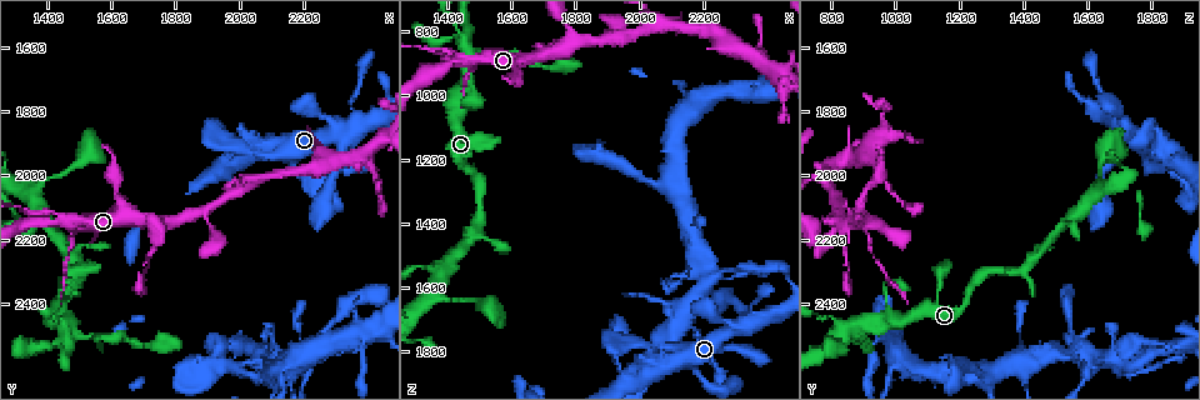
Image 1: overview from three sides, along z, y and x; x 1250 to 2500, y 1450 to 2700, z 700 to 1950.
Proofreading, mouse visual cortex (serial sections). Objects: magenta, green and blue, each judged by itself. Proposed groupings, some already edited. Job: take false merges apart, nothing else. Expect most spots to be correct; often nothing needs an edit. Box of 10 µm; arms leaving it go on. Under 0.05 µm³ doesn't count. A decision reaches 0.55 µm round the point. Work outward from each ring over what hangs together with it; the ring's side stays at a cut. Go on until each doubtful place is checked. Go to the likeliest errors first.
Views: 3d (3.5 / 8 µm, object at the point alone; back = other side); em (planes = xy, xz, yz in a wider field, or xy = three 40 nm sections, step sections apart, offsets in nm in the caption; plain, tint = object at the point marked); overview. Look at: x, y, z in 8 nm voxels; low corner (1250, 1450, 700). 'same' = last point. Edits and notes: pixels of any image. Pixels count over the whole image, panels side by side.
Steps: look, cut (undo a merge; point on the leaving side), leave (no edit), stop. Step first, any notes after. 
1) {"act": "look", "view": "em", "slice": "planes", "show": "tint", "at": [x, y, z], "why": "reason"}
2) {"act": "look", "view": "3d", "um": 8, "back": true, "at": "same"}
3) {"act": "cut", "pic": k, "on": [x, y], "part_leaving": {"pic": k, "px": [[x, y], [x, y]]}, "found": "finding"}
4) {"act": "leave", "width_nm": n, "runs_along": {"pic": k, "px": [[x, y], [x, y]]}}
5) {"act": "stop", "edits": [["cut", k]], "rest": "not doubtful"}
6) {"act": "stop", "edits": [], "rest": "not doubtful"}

{"act": "look", "view": "3d", "um": 3.5, "at": [1420, 2150, 900], "why": "branch point"}

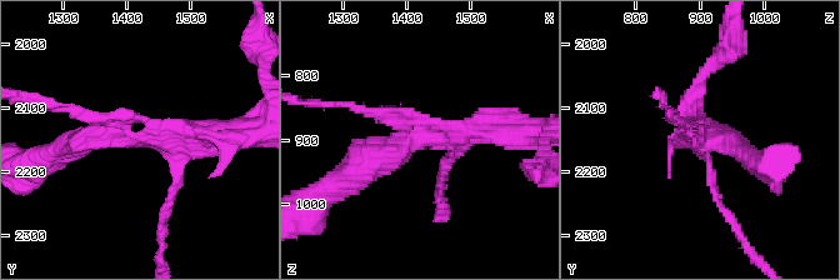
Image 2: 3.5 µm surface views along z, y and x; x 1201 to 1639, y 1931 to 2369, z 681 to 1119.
{"act": "look", "view": "em", "slice": "xy", "step": 2, "show": "tint", "at": [1415, 2150, 900], "arms": 3, "arm_widths_nm": [100, 250, 300], "why": "need the tissue"}

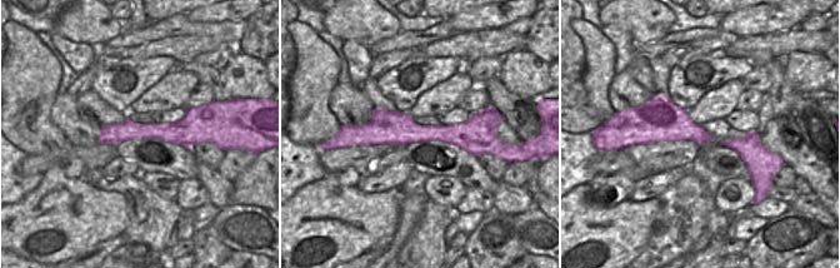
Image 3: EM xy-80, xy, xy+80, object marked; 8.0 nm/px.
{"act": "leave", "runs_along": {"pic": 2, "px": [[496, 131], [416, 138], [348, 176]]}, "found": "all the same cell"}

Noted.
{"act": "look", "view": "3d", "um": 3.5, "at": [1800, 2140, 830], "why": "thick turns thin"}

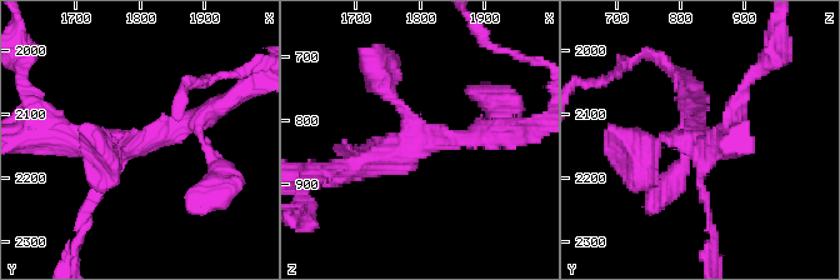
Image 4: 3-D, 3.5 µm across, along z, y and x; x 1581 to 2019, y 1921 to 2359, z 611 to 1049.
{"act": "look", "view": "em", "slice": "xy", "step": 5, "show": "tint", "at": [1800, 2140, 830]}

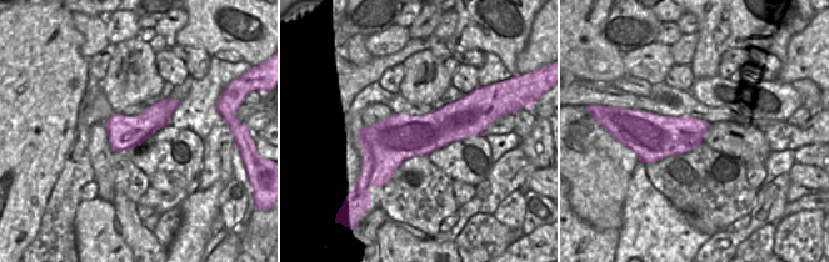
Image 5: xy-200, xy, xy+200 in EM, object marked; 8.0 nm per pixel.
{"act": "leave", "runs_along": {"pic": 5, "px": [[484, 120], [400, 136], [365, 166]]}, "found": "all the same cell"}

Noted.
{"act": "look", "view": "3d", "um": 3.5, "at": [1900, 2150, 810], "why": "a narrow waist"}

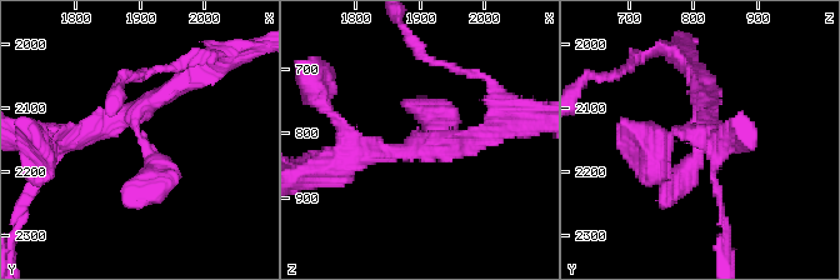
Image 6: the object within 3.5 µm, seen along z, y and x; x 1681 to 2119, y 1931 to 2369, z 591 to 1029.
{"act": "look", "view": "em", "slice": "xy", "step": 5, "show": "tint", "at": [1895, 2155, 810], "why": "shape alone is not enough"}

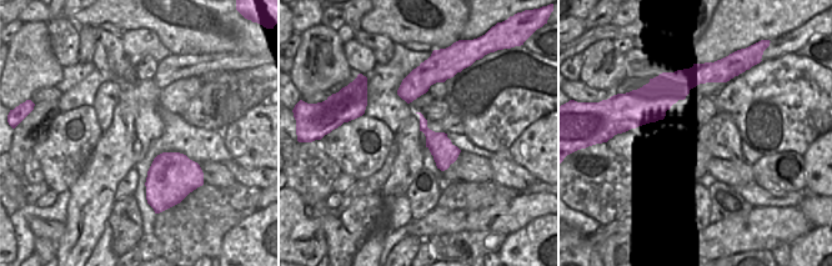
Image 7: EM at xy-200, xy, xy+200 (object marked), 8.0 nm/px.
{"act": "leave", "runs_along": {"pic": 6, "px": [[86, 131], [133, 116], [155, 178], [125, 204]]}, "found": "one cell here"}

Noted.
{"act": "look", "view": "3d", "um": 3.5, "at": [2020, 2040, 790], "why": "thick turns thin"}

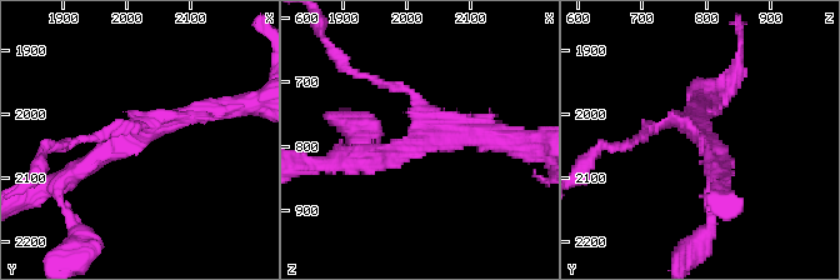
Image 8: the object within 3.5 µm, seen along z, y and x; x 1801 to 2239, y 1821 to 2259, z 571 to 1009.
{"act": "look", "view": "em", "slice": "xy", "step": 3, "show": "tint", "at": [2030, 2035, 795]}

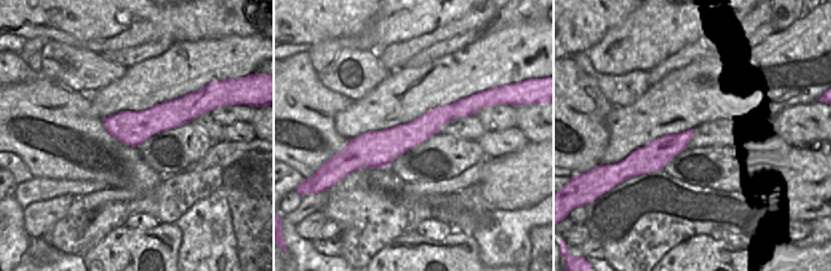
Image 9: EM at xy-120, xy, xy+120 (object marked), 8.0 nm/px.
{"act": "leave", "arm_widths_nm": [100, 200, 250], "runs_along": {"pic": 8, "px": [[71, 175], [198, 109], [221, 109]]}, "found": "continuous, no second cell"}

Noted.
{"act": "look", "view": "3d", "um": 3.5, "at": [1480, 2490, 860], "why": "looks like a crossing"}

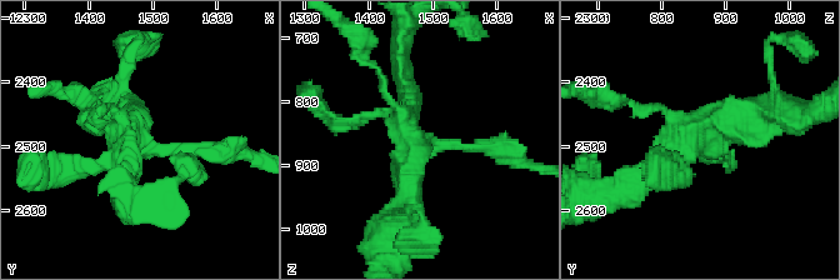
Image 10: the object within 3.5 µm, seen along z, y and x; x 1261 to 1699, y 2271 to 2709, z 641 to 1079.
{"act": "look", "view": "em", "slice": "xy", "step": 5, "show": "tint", "at": [1475, 2485, 860]}

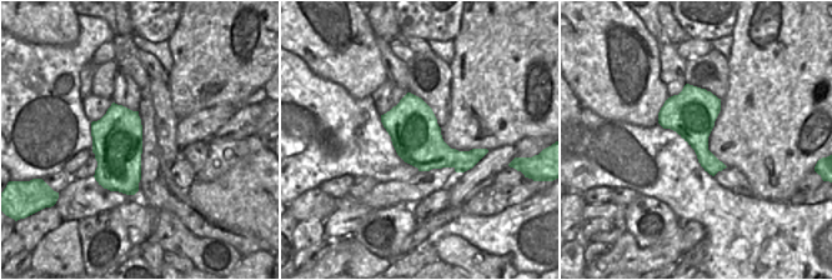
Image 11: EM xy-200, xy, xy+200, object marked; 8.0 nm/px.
{"act": "look", "view": "em", "slice": "xy", "step": 3, "show": "tint", "at": "same", "why": "another direction"}

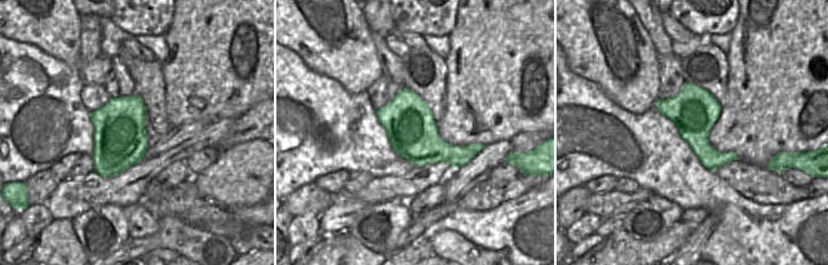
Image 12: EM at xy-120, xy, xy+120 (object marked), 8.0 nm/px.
{"act": "leave", "found": "continuous, no second cell"}

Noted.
{"act": "stop", "edits": [], "rest": "not doubtful"}

